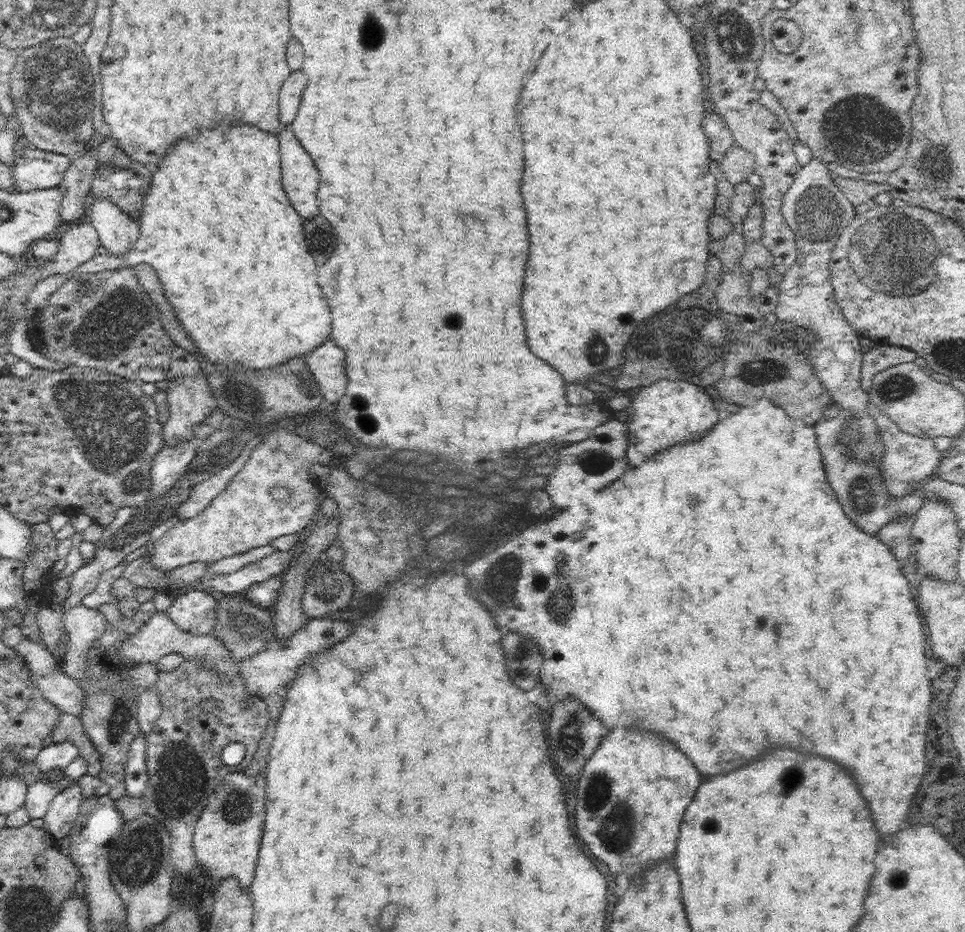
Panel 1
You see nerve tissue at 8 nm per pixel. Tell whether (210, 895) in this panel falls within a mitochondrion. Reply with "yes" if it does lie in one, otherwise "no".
no

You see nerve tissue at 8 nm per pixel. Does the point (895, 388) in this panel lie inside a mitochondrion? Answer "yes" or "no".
yes

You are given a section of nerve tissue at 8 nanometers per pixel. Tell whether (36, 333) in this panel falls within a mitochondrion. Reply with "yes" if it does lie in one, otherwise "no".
no

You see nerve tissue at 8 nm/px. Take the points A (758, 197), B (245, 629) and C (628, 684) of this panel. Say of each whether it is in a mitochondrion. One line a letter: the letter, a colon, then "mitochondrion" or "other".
A: other
B: mitochondrion
C: other

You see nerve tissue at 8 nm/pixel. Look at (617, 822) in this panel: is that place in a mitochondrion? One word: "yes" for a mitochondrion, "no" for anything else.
yes

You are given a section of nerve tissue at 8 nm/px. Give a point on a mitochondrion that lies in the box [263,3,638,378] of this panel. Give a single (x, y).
(373, 35)

